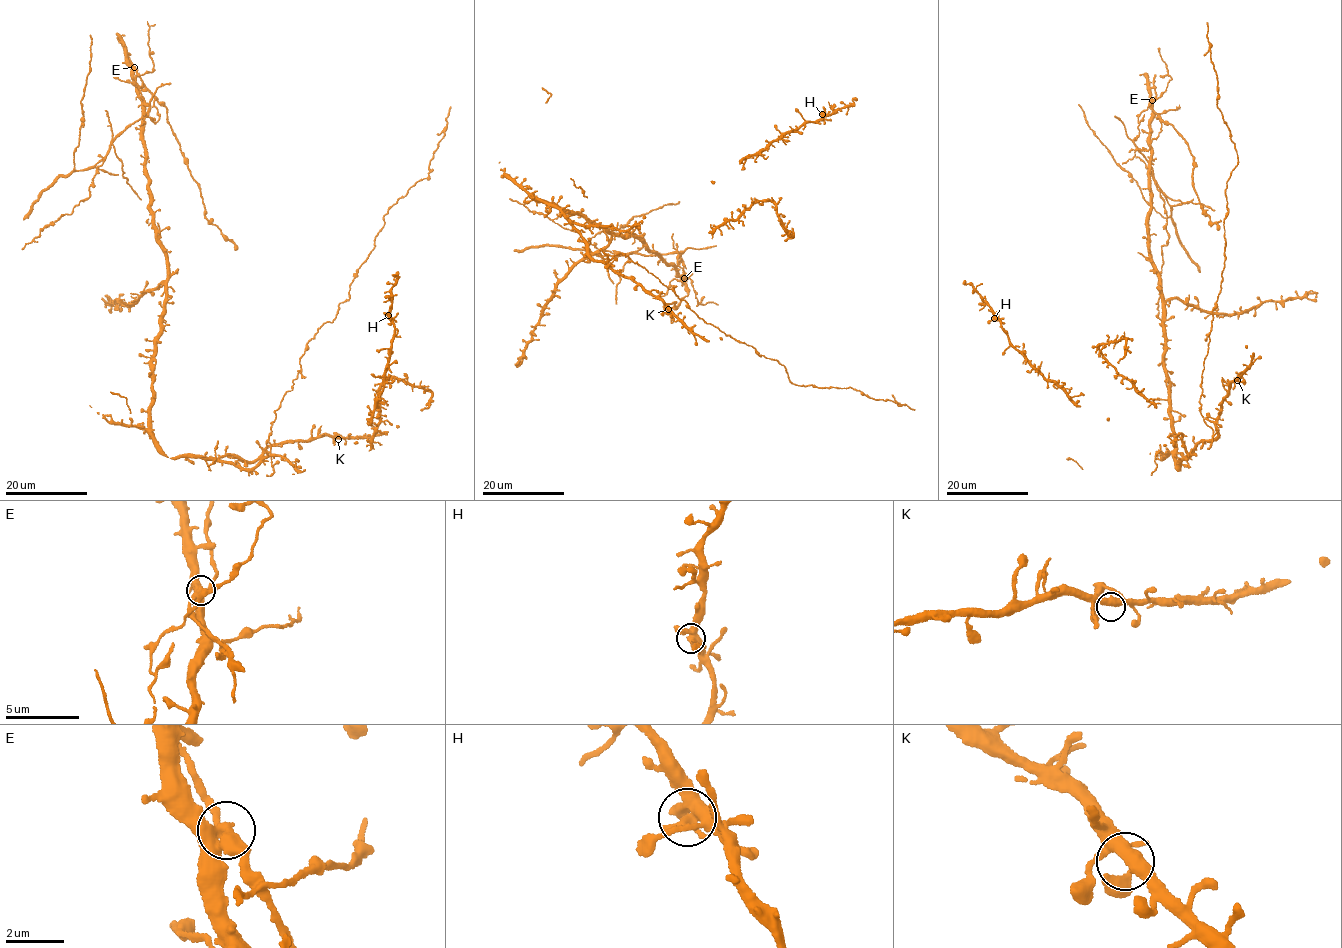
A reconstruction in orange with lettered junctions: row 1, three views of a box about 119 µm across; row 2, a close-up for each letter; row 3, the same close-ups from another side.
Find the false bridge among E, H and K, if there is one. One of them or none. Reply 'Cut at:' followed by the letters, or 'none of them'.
Cut at: E

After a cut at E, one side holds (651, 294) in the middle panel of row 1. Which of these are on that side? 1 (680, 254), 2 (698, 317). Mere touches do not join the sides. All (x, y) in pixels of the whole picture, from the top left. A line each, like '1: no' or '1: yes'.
1: no
2: yes

